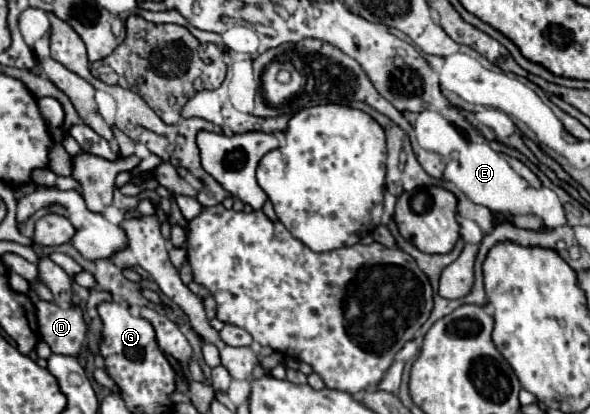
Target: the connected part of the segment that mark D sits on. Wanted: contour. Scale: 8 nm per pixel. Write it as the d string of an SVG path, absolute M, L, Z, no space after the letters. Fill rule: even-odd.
M39 301L35 307L39 335L51 347L51 351L61 355L79 355L87 333L81 307L59 307L53 301Z

